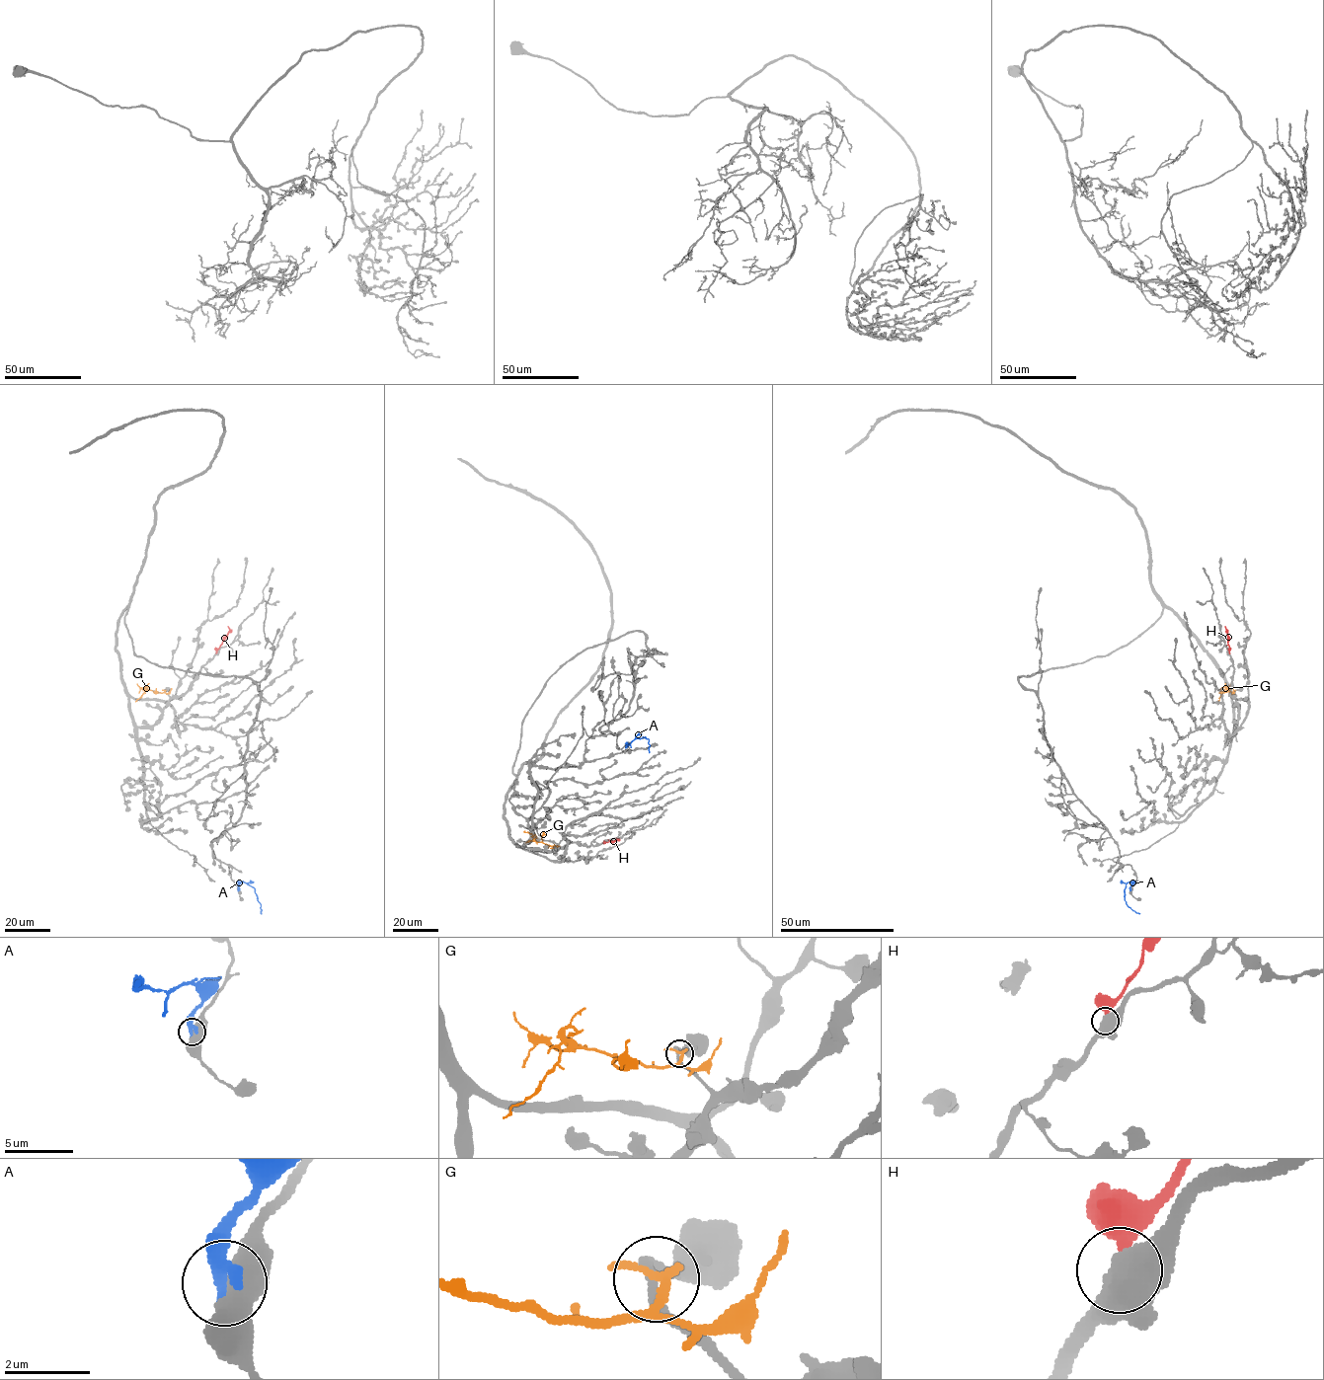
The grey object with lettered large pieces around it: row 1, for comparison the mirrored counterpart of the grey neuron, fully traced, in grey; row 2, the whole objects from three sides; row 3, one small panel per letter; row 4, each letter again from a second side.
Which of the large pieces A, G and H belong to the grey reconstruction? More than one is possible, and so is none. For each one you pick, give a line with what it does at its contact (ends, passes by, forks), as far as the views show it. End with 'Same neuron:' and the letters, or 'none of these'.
H: It ends there
Same neuron: H

